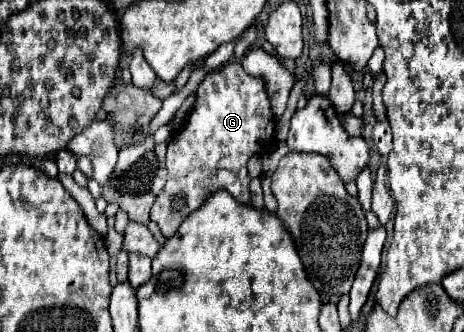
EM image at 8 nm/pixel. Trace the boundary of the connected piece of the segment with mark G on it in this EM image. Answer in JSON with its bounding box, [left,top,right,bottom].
[151,62,275,238]

